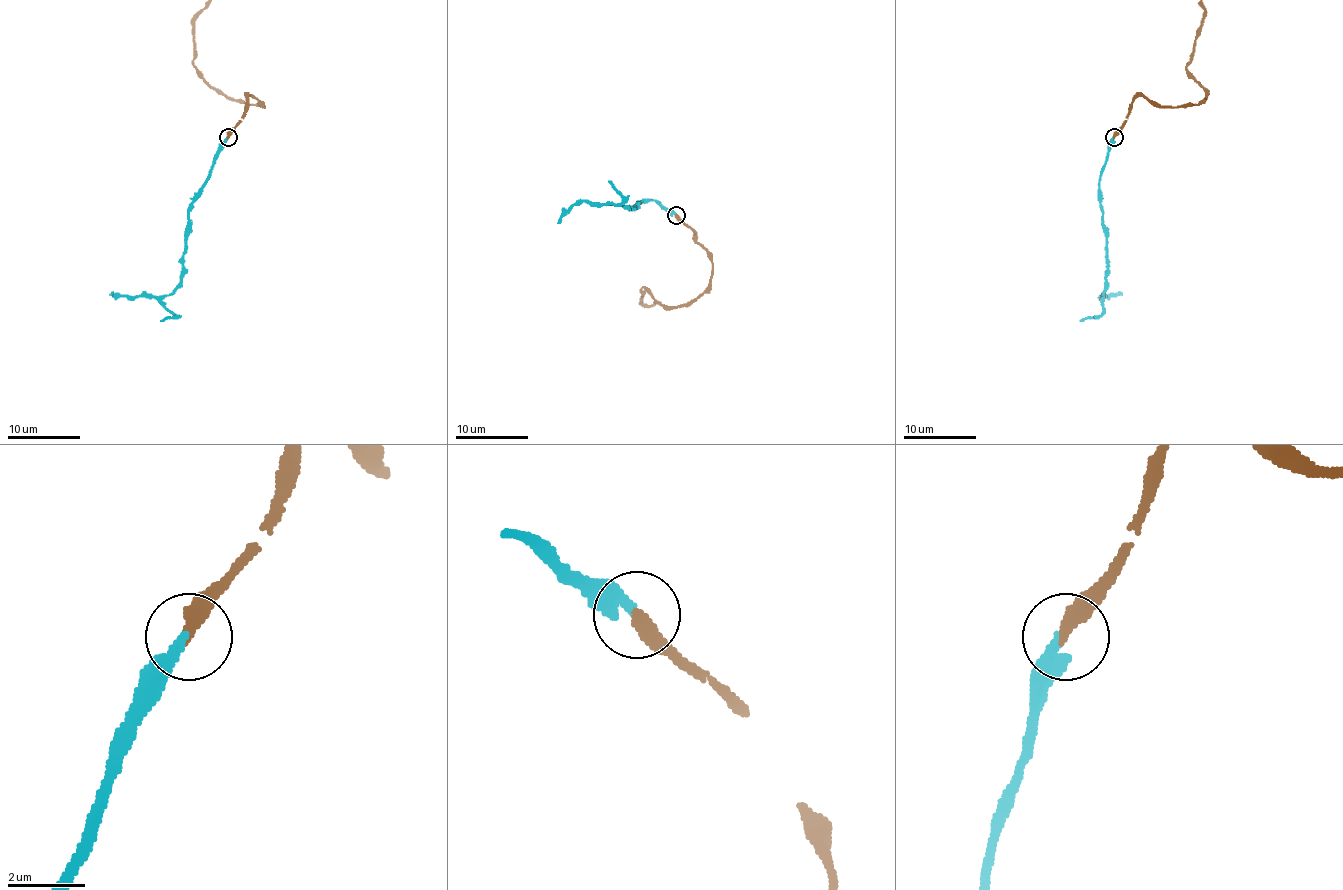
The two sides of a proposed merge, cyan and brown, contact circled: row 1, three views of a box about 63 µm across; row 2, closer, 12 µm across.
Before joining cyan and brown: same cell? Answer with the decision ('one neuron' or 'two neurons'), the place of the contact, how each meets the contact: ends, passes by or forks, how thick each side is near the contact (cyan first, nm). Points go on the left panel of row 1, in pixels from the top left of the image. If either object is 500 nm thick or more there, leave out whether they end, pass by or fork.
one neuron; at (228, 137); cyan ends there; brown ends there; 320 nm thick on the cyan side, 400 nm on the other

